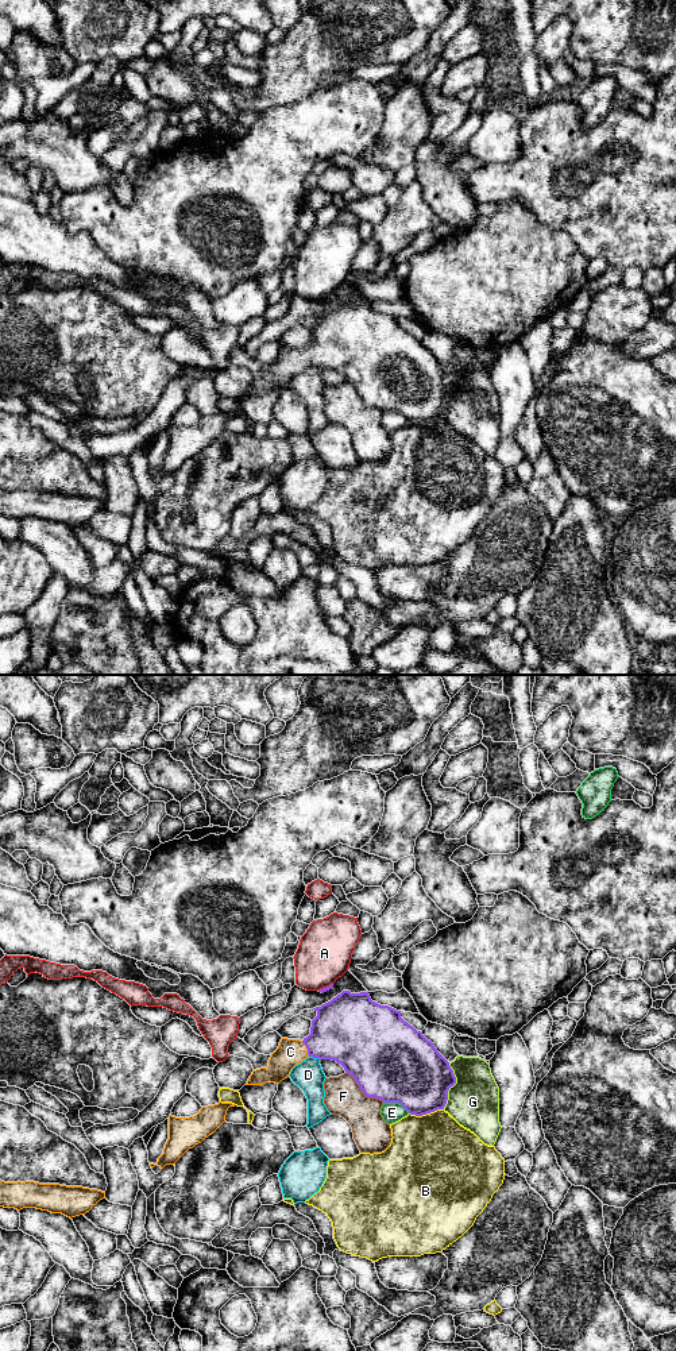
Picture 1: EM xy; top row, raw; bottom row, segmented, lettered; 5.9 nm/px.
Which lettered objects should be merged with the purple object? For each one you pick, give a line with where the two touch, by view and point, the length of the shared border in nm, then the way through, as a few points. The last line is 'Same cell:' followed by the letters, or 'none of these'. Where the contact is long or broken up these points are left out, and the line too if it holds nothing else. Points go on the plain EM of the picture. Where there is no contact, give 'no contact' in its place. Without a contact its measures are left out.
C: meets purple in xy at (306, 356); contact 110 nm long; runs through xy (344, 339), (339, 344), (306, 356), (290, 361)
Same cell: C

